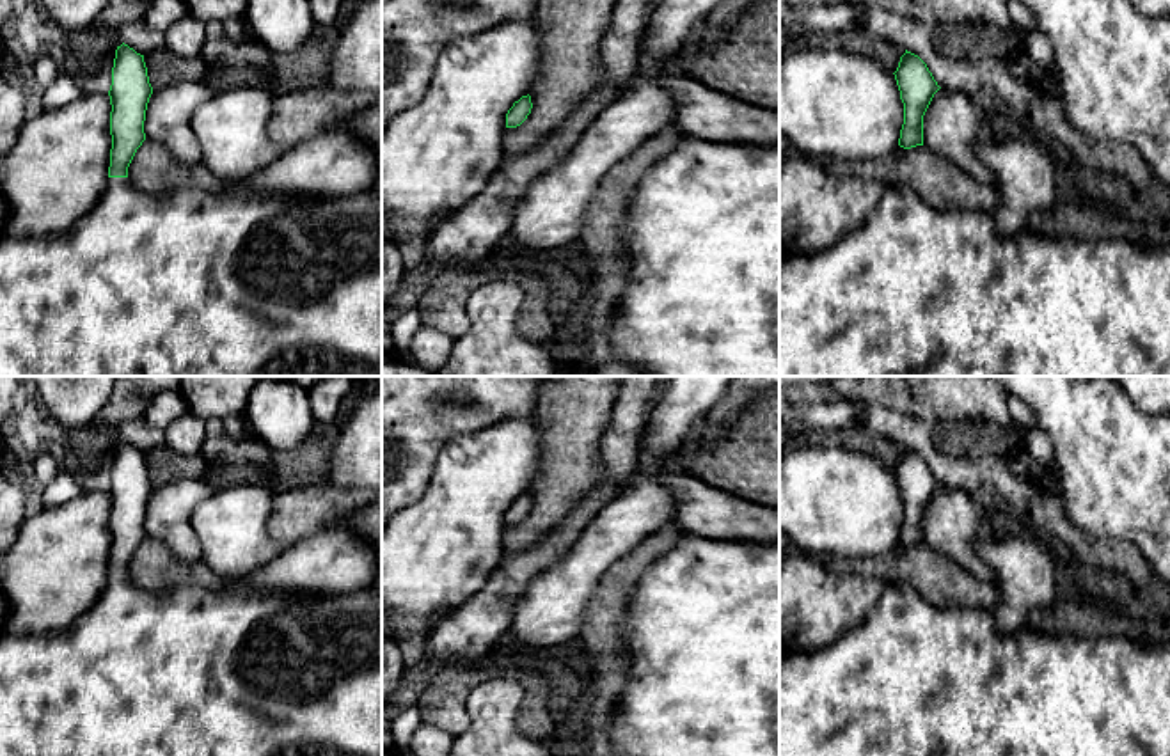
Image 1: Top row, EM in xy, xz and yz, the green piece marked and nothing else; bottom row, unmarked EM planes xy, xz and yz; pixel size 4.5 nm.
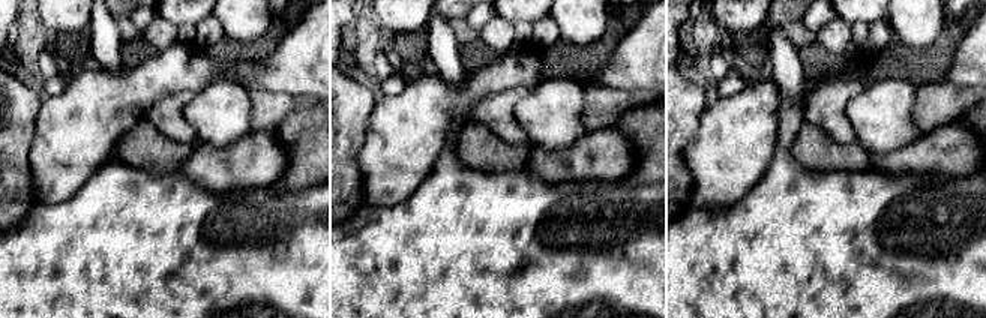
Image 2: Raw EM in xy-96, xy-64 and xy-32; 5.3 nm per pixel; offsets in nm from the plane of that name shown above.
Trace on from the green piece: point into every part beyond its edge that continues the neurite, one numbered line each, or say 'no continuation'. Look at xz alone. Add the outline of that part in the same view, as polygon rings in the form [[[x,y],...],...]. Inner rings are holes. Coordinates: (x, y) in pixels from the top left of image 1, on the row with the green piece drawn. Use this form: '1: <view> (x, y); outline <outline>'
no continuation

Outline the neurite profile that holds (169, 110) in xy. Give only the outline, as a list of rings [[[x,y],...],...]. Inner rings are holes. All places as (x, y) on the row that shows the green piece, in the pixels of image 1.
[[[174,80],[160,91],[153,91],[144,121],[146,138],[169,149],[181,163],[202,161],[199,140],[190,128],[197,106],[213,96],[204,82]]]

